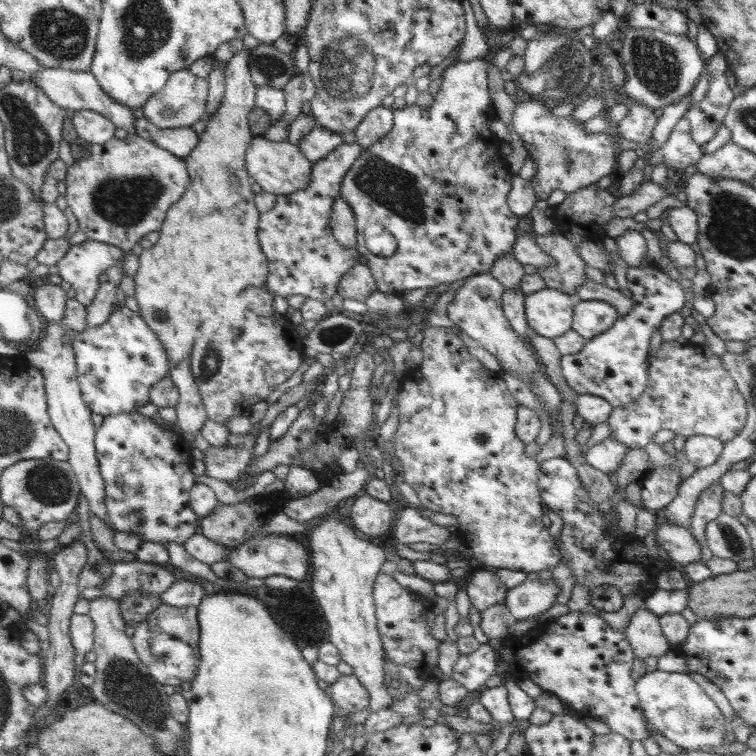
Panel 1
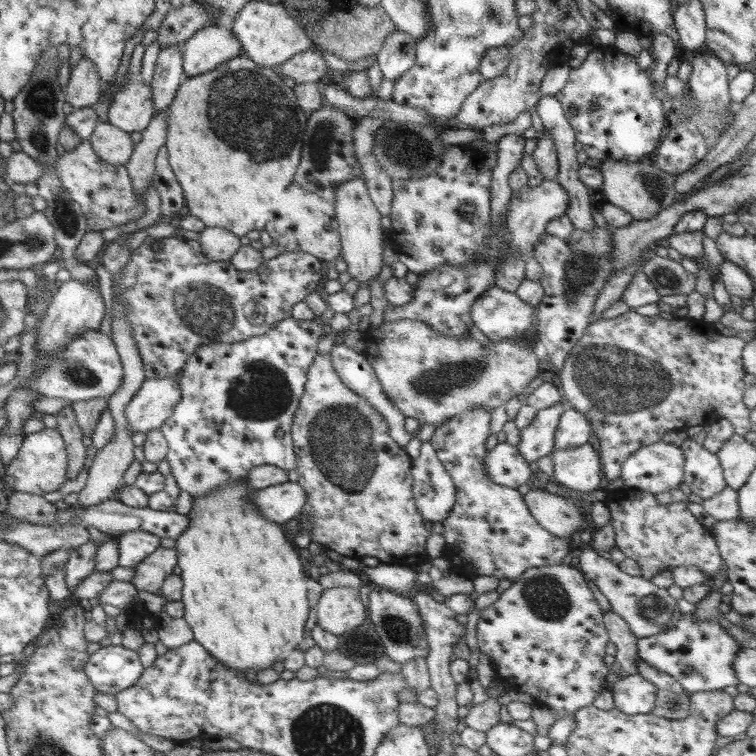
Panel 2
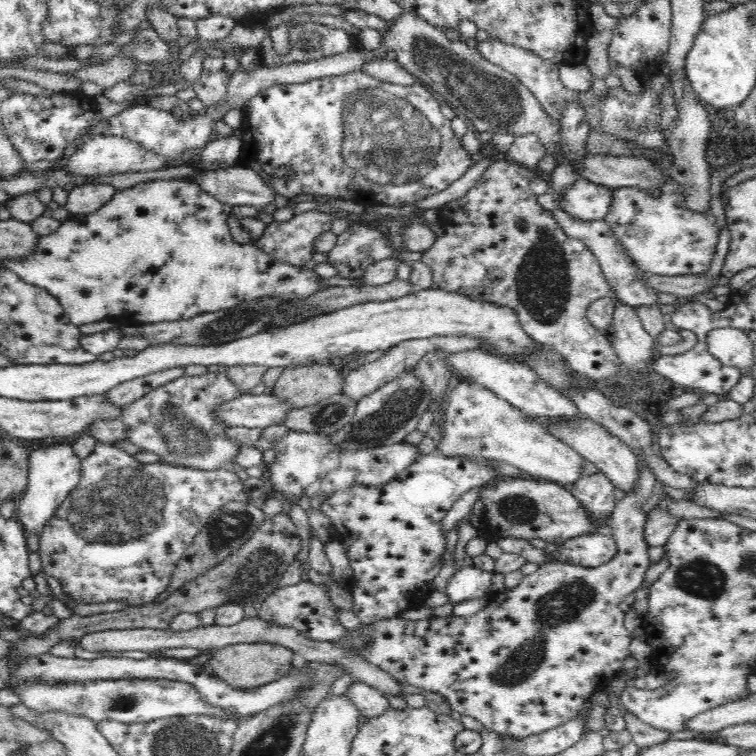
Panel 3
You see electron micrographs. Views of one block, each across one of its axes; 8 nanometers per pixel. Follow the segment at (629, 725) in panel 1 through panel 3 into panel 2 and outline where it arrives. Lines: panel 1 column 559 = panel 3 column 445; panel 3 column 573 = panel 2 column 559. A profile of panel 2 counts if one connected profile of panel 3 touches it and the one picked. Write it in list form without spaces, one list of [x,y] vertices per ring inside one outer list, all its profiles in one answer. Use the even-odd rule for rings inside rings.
[[[546,565],[525,570],[498,600],[482,609],[476,624],[481,653],[495,665],[496,677],[511,691],[526,692],[540,705],[552,710],[556,719],[574,716],[579,708],[592,705],[607,684],[609,668],[604,663],[608,631],[604,615],[581,570],[572,565]]]

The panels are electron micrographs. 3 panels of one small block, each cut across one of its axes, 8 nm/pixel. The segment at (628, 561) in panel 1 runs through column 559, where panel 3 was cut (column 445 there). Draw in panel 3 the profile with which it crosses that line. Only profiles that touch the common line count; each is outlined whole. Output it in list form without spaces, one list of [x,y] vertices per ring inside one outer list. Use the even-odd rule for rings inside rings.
[[[434,453],[418,458],[413,465],[402,470],[401,473],[396,475],[396,478],[390,480],[390,482],[386,482],[386,484],[380,486],[362,486],[361,484],[356,484],[350,486],[348,490],[334,490],[334,494],[330,494],[330,498],[326,498],[326,500],[322,502],[320,510],[326,514],[330,520],[332,528],[331,538],[336,538],[336,540],[339,540],[344,544],[346,555],[348,555],[348,559],[350,559],[353,578],[356,580],[356,586],[354,586],[351,591],[352,599],[354,599],[354,602],[352,602],[352,612],[360,618],[363,625],[369,625],[370,623],[375,623],[379,620],[398,617],[404,610],[424,605],[425,598],[431,590],[431,581],[436,577],[438,571],[444,564],[441,558],[443,552],[446,550],[446,533],[442,533],[442,524],[440,521],[448,514],[448,510],[452,508],[454,502],[456,502],[462,494],[466,494],[466,492],[472,490],[472,488],[483,488],[488,482],[496,480],[498,476],[498,472],[494,470],[492,465],[488,465],[488,463],[484,465],[482,463],[470,461],[469,459],[466,459],[466,457],[464,459],[461,457],[444,457]]]

